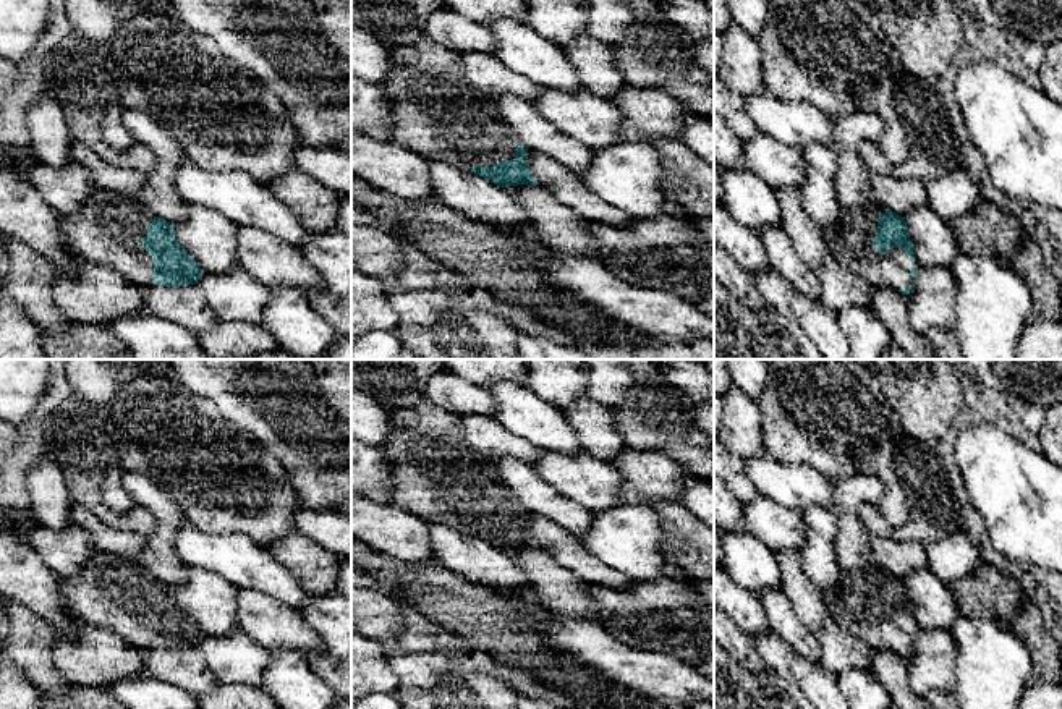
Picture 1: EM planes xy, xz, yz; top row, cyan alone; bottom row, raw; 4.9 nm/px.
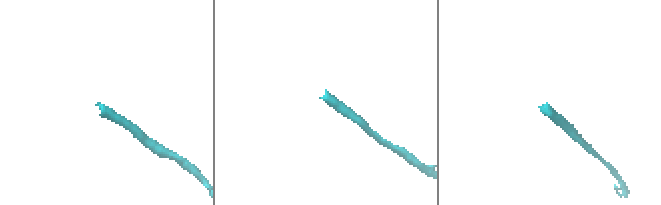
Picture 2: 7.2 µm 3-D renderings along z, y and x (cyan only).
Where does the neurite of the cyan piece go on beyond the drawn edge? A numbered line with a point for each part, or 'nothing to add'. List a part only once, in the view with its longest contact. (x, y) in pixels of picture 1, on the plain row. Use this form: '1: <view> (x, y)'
1: yz (850, 599)

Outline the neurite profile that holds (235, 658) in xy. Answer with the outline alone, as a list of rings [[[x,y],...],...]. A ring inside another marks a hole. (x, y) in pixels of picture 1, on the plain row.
[[[236,630],[227,636],[204,635],[194,649],[206,660],[219,683],[241,683],[262,688],[270,652]]]

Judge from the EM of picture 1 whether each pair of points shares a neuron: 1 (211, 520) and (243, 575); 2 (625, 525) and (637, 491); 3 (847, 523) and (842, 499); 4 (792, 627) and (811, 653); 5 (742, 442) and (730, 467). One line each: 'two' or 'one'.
1: two
2: two
3: one
4: one
5: two

